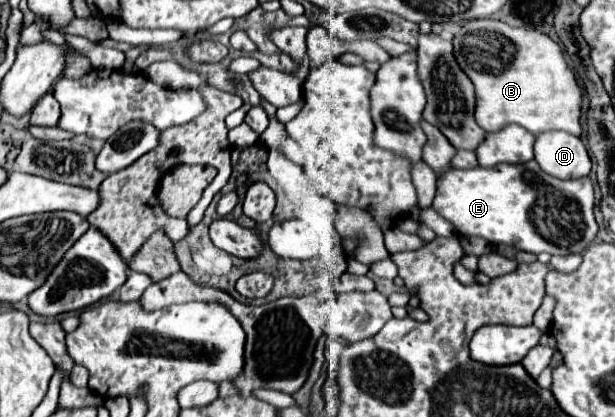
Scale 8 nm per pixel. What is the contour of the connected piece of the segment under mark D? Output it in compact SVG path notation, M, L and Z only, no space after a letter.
M545 131L537 135L535 161L545 173L559 179L579 179L591 171L591 159L583 141L565 131Z

